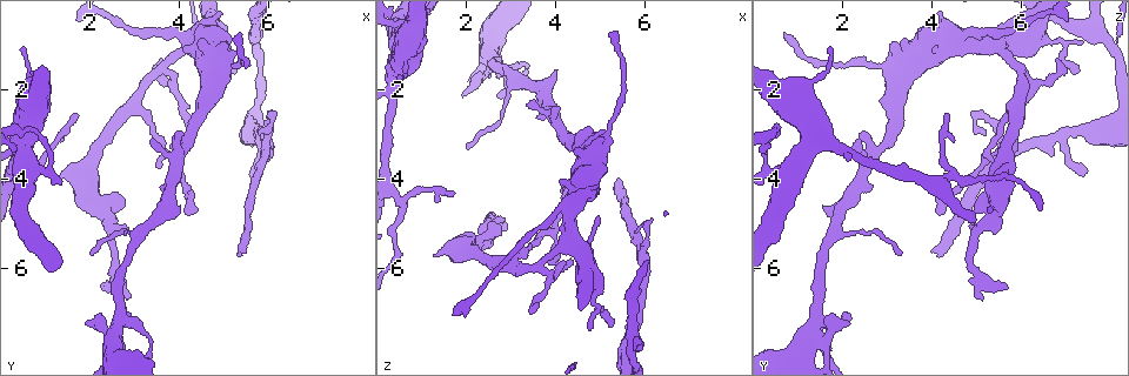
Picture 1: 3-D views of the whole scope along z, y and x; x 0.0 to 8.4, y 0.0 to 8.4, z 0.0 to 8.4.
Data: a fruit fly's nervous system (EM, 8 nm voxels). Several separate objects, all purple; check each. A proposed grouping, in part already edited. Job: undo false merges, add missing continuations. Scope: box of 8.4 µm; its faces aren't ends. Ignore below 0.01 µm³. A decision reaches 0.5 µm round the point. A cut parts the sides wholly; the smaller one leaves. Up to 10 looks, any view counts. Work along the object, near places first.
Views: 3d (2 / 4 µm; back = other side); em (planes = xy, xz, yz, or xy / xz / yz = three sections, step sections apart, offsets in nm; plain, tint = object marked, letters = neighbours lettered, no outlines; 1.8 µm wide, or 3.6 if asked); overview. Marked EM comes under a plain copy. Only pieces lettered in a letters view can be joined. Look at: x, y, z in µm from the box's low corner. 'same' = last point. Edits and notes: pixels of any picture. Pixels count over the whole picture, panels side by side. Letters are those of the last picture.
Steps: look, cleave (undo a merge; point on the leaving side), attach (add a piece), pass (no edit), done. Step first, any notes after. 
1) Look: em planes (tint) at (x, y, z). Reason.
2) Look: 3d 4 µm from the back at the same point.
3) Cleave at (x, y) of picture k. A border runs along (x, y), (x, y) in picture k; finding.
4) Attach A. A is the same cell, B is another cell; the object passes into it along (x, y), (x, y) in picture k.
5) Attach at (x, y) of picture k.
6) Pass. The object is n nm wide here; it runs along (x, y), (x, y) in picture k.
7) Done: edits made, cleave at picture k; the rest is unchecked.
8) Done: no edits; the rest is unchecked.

Look: em yz step 8 (tint) at (5.45, 5.60, 4.00). Branch stops here.

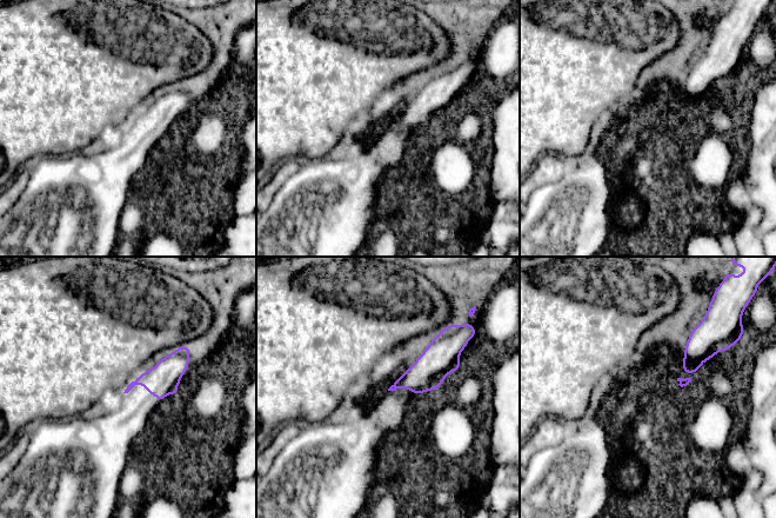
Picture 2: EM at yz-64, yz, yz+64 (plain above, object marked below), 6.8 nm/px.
Look: em planes (letters) at the same point. Another direction.

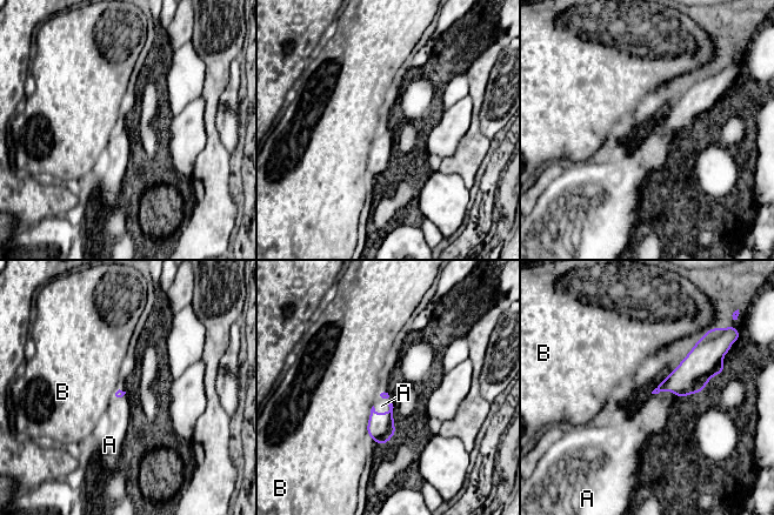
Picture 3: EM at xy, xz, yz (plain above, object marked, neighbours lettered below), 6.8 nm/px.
Attach A. A is the same cell, B is another cell; the object passes into it along (380, 427), (386, 413), (381, 406) in picture 3; the neuron continues.

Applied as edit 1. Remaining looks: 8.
Look: 3d 4 µm at (4.25, 0.95, 4.60). Thin arm on a thick one.

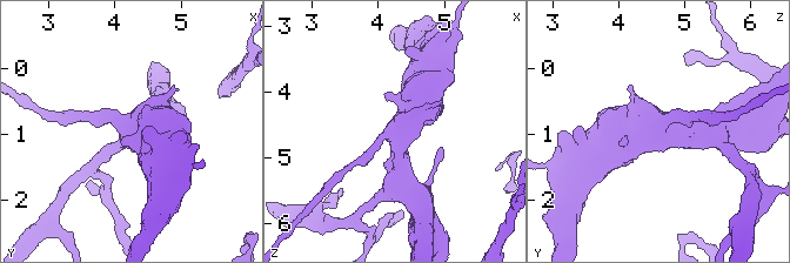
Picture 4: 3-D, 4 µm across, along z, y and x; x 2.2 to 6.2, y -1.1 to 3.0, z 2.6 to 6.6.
Look: em 3.6 µm yz step 8 (tint) at (4.35, 0.95, 4.65).

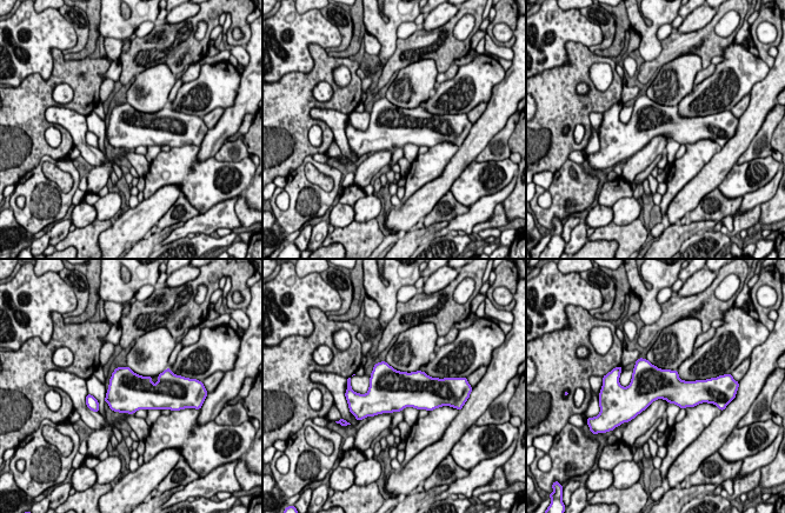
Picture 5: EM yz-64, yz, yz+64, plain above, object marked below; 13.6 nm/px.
Look: em 3.6 µm planes (letters) at the same point. Cut it another way.

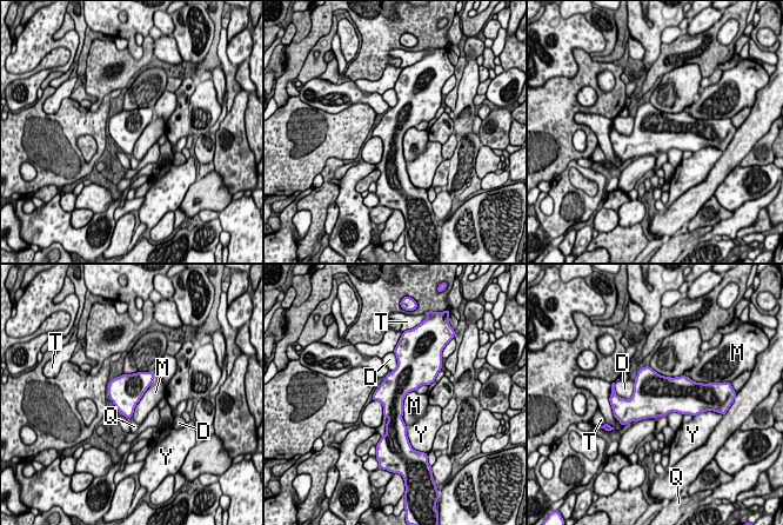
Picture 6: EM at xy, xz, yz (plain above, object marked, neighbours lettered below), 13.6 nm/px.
Pass. The object is 380 nm wide here; D, M, Q, T and Y are other cells; a border runs along (153, 378), (131, 417) in picture 6; all the same neuron.

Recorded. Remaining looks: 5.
Look: em yz step 16 (tint) at (3.95, 3.55, 5.15). Two arms in line, one across.

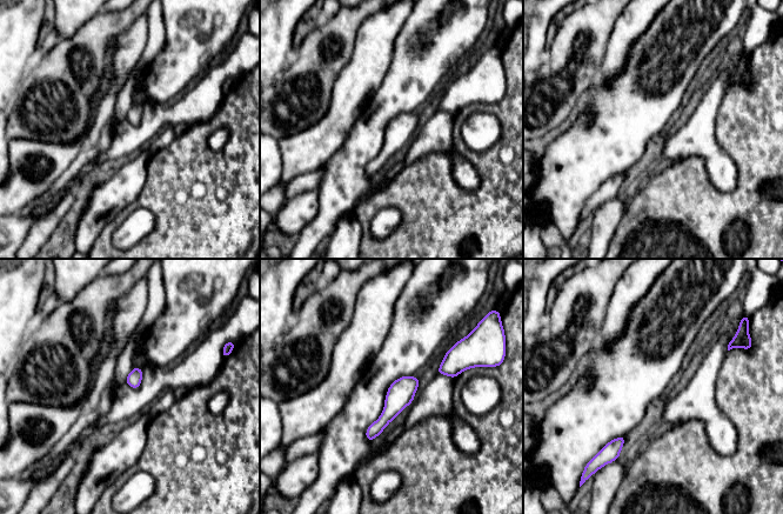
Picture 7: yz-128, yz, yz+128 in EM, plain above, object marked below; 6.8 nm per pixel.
Look: em planes (letters) at the same point. Another direction.

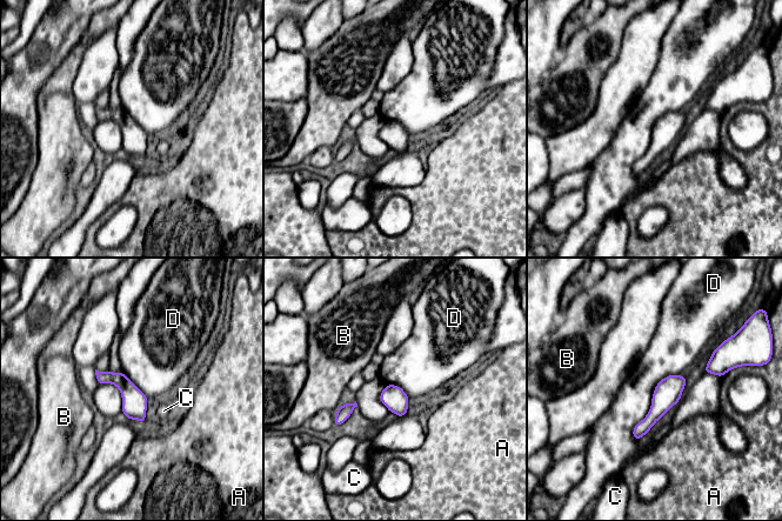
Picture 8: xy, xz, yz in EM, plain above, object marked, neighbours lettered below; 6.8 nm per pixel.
Pass. A, B, C and D are other cells; a border runs along (680, 374), (656, 385), (635, 440) in picture 8; continuous, no second neuron.

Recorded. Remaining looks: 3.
Look: em planes (letters) at (5.70, 3.85, 7.45).

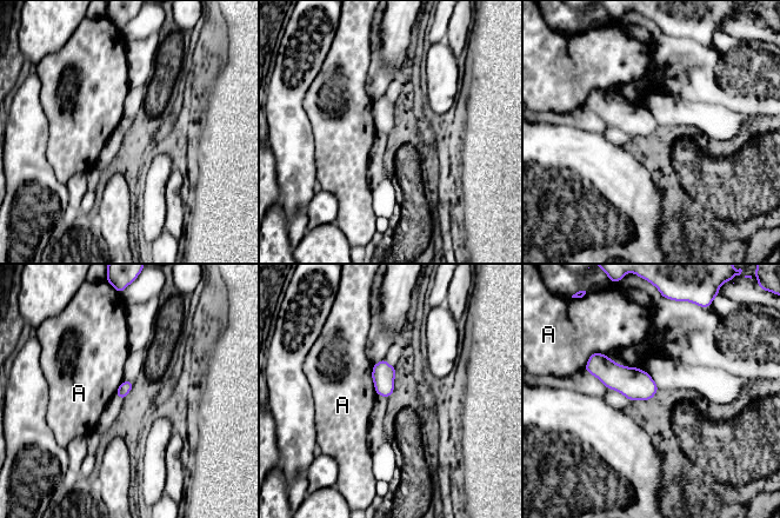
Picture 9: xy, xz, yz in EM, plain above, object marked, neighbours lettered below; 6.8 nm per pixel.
Pass. The object is 90 nm wide here; A is another cell; a border runs along (372, 365), (372, 382), (378, 394) in picture 9; none of them fits.

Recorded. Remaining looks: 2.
Done: edits made, attach at picture 3; the rest is unchecked.

